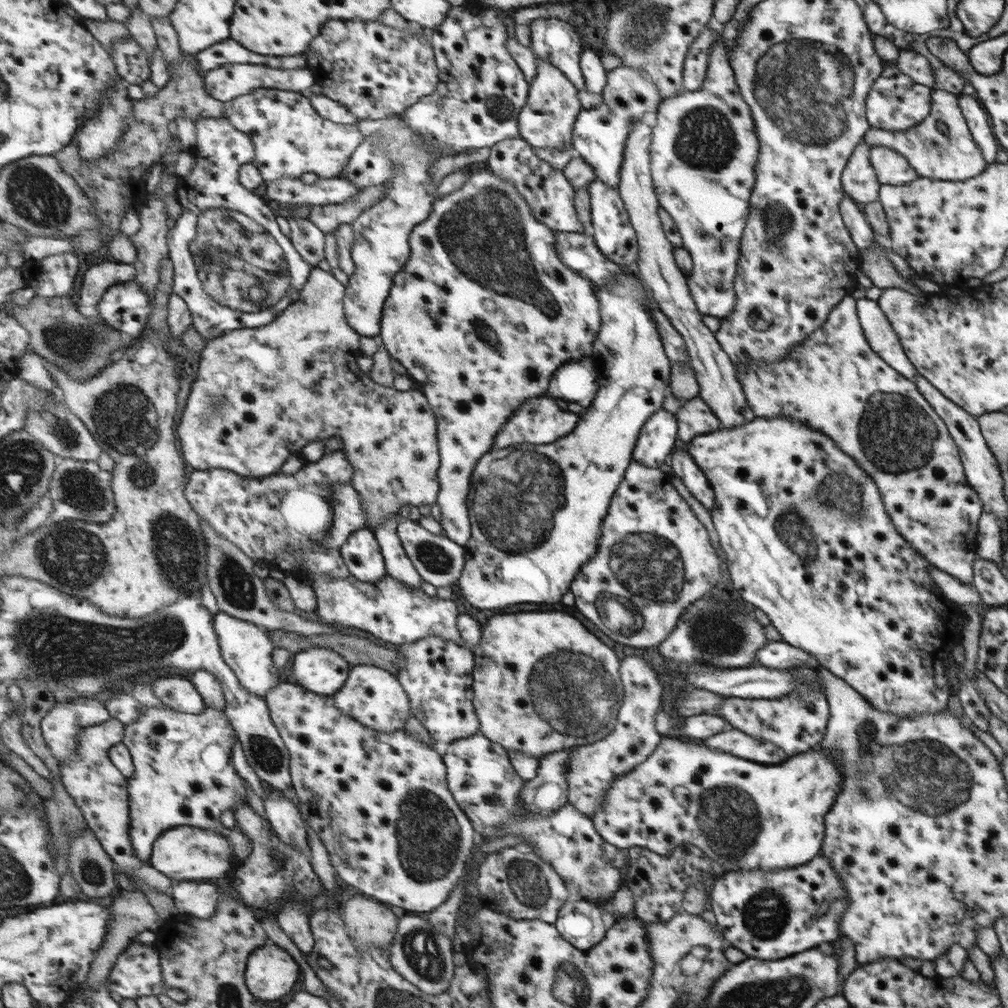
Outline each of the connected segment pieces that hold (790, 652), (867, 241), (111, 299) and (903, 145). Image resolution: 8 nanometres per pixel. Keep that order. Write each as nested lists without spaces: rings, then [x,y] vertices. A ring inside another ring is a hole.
[[[769,641],[756,653],[754,665],[766,666],[775,670],[797,668],[800,664],[819,667],[816,658],[800,648],[788,645],[785,641]]]
[[[847,194],[844,196],[840,208],[844,224],[851,233],[853,244],[857,245],[857,248],[861,250],[877,245],[873,241],[874,232],[872,231],[872,227],[866,220],[862,209],[851,198],[848,198]]]
[[[136,281],[112,286],[99,303],[100,313],[112,328],[140,336],[151,314],[152,297]]]
[[[933,90],[928,115],[914,127],[903,131],[887,131],[870,127],[865,135],[869,146],[884,146],[901,153],[919,177],[961,182],[975,178],[986,167],[984,156],[975,144],[956,93]]]

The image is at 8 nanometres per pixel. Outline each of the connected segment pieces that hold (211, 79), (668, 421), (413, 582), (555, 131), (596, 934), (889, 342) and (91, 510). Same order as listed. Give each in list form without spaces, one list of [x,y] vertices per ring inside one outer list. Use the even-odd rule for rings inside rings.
[[[225,64],[223,68],[211,70],[205,77],[207,92],[213,98],[222,100],[227,104],[235,99],[257,88],[285,89],[286,91],[304,92],[317,83],[317,78],[313,68],[296,70],[279,70],[255,64]]]
[[[663,408],[651,414],[639,430],[632,461],[639,461],[649,468],[657,468],[666,462],[675,450],[679,439],[679,424],[676,416]]]
[[[391,517],[383,527],[377,527],[374,534],[384,554],[389,576],[404,582],[406,586],[420,589],[424,578],[415,568],[397,534],[398,524],[401,521],[397,517]]]
[[[537,57],[537,76],[531,82],[528,103],[521,111],[521,137],[535,148],[570,148],[571,131],[576,114],[582,109],[577,100],[578,90],[557,68]]]
[[[571,897],[560,909],[555,927],[568,944],[583,952],[604,939],[608,923],[595,904]]]
[[[866,297],[857,299],[856,315],[871,350],[893,370],[901,373],[901,376],[914,382],[919,372],[908,359],[896,331],[880,305]]]
[[[60,458],[50,482],[49,496],[52,497],[55,508],[50,522],[81,520],[85,523],[109,523],[118,508],[112,481],[113,474],[101,469],[97,461]]]

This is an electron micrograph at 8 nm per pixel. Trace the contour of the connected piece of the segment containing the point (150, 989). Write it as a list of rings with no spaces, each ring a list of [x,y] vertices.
[[[133,942],[126,948],[125,952],[119,956],[115,966],[111,969],[108,976],[108,987],[111,991],[117,992],[123,998],[137,1000],[140,996],[155,995],[165,993],[173,1000],[185,1002],[188,998],[185,992],[180,989],[164,988],[164,974],[161,972],[161,959],[156,946],[145,946],[141,942]]]

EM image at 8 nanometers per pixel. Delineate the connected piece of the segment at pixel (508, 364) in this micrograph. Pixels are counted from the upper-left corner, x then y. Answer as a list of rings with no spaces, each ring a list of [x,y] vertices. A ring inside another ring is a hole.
[[[488,166],[487,169],[482,168],[476,173],[468,173],[467,179],[460,189],[437,199],[429,218],[413,229],[410,244],[412,247],[411,258],[405,263],[405,269],[396,275],[388,302],[384,304],[381,337],[392,358],[401,363],[407,369],[408,374],[420,383],[420,390],[425,393],[429,404],[432,405],[433,413],[436,414],[441,458],[440,494],[437,503],[440,507],[441,523],[446,536],[455,541],[456,544],[465,547],[472,539],[470,496],[473,493],[472,480],[478,464],[492,450],[501,429],[505,427],[505,424],[508,424],[513,413],[525,401],[547,396],[545,390],[547,390],[551,374],[559,368],[557,364],[565,364],[569,360],[578,361],[583,356],[591,354],[589,352],[591,342],[595,342],[596,335],[599,334],[601,324],[603,324],[599,311],[600,303],[597,299],[597,288],[594,283],[587,277],[581,276],[580,273],[573,272],[568,265],[559,259],[555,248],[555,231],[549,228],[544,221],[537,220],[536,216],[533,216],[532,209],[513,180],[505,180],[503,176],[499,176]],[[487,298],[493,300],[499,306],[499,310],[495,310],[495,312],[485,310],[483,302]]]

